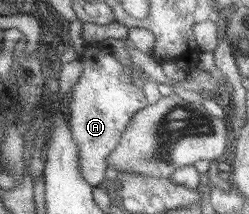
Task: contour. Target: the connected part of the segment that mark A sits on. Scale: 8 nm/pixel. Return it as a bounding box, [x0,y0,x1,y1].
[68,42,148,186]

